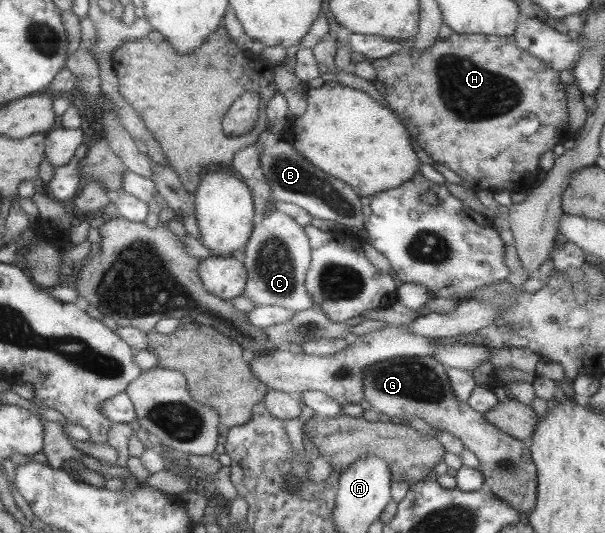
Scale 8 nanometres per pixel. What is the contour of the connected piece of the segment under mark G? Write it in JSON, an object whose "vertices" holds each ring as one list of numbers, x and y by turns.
{"vertices":[[403,356,393,357,393,359,383,359,379,361,379,363,373,363,371,367,367,367,367,369,363,371,363,377,365,395,364,400,370,402,372,409,376,410,382,416,382,418,397,420,401,419,401,417,404,417,404,419,410,420,412,418,419,417,419,419,423,419,423,421,426,421,433,428,447,430,450,434,456,435,457,438,461,439,461,441,464,443,465,447,469,448,469,450,473,451,473,453,477,456,477,459,479,460,479,463,481,465,481,471,483,474,484,485,486,489,489,489,489,491,493,492,493,494,495,494,498,498,501,498,501,500,509,503,509,505,513,506,513,508,515,508,518,512,529,514,531,510,535,507,537,501,538,471,535,462,533,461,530,447,527,447,523,440,515,439,512,435,501,431,498,427,495,427,492,423,489,423,489,421,487,421,487,418,484,416,484,413,474,410,468,403,466,403,466,401,460,401,453,392,450,377,447,376,446,366,437,361,436,358,432,358,430,356]]}

